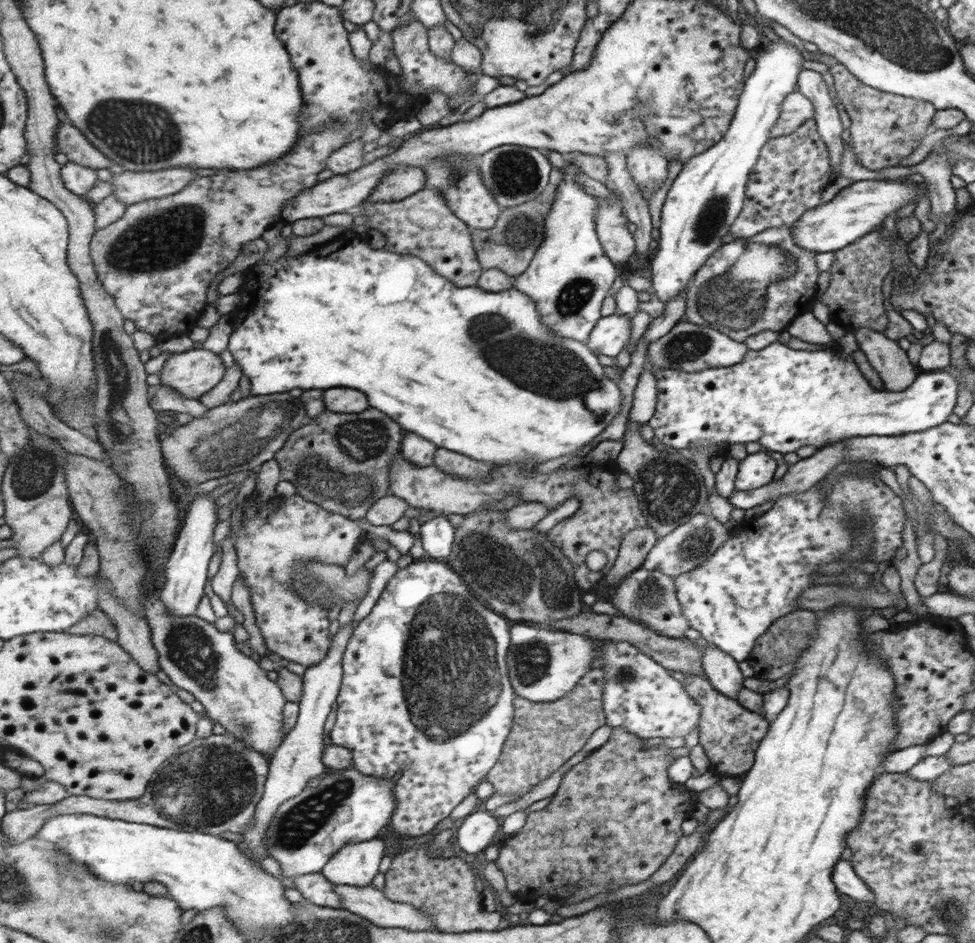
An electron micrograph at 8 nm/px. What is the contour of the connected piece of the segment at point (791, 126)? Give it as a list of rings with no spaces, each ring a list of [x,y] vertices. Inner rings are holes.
[[[799,91],[789,93],[783,100],[779,120],[771,129],[771,137],[781,137],[795,132],[805,121],[813,119],[814,104]]]

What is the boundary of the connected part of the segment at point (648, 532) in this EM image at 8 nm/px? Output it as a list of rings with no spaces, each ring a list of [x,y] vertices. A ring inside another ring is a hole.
[[[649,525],[633,529],[628,534],[625,534],[623,542],[619,546],[619,553],[615,562],[599,583],[605,586],[615,586],[631,571],[641,569],[641,563],[655,541],[655,531]]]

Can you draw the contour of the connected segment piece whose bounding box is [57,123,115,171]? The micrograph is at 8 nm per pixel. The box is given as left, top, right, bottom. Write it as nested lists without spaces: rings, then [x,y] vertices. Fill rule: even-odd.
[[[72,123],[61,125],[57,136],[58,151],[66,155],[69,162],[79,163],[95,171],[111,168],[115,163],[99,151]]]

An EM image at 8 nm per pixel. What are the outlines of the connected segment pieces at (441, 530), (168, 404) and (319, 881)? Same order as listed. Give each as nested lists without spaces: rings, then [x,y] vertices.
[[[439,514],[425,522],[414,524],[413,529],[421,546],[431,559],[447,560],[453,546],[454,528],[444,515]]]
[[[159,385],[151,400],[152,408],[157,412],[189,413],[195,419],[204,417],[209,412],[209,408],[199,400],[184,397],[178,390],[169,385]]]
[[[322,872],[304,874],[291,878],[297,891],[313,904],[331,907],[334,909],[345,909],[339,893],[335,886]]]

